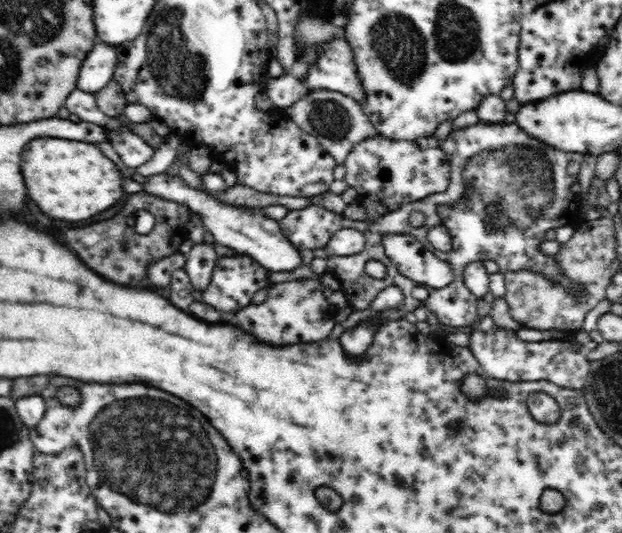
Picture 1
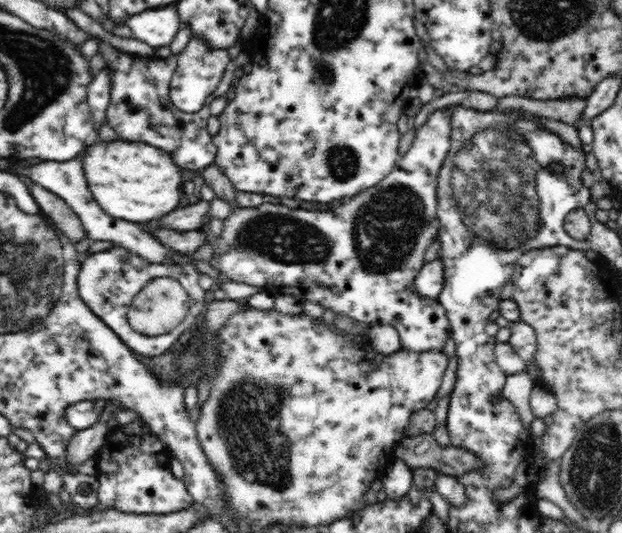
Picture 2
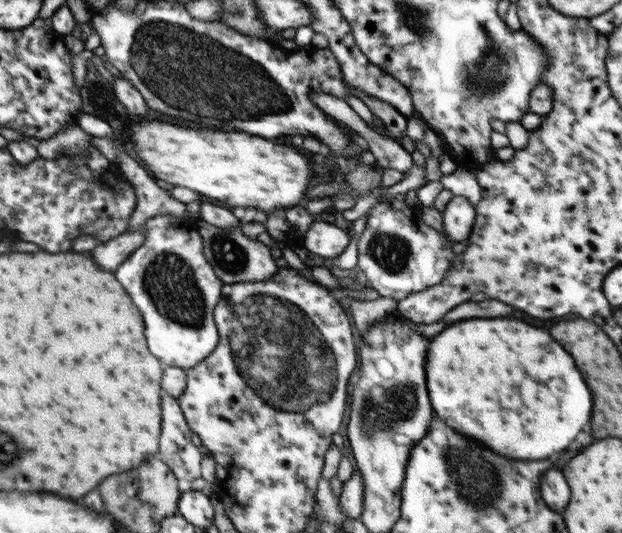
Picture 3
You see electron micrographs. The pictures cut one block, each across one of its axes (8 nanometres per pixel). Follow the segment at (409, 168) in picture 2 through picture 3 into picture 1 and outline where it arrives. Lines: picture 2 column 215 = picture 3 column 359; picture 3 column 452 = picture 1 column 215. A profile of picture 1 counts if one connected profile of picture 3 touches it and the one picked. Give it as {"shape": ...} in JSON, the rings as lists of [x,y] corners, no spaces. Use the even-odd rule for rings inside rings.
{"shape":[[[187,244],[185,248],[186,264],[184,266],[187,275],[189,276],[191,285],[195,290],[203,291],[209,284],[212,278],[213,268],[216,259],[219,257],[215,249],[215,244]]]}

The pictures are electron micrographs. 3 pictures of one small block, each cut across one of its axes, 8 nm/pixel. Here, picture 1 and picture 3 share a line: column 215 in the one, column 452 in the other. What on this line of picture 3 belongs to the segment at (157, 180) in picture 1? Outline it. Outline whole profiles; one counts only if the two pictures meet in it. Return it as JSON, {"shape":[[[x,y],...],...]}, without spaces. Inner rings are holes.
{"shape":[[[464,196],[448,202],[443,214],[443,228],[452,243],[467,241],[475,224],[475,206]]]}

